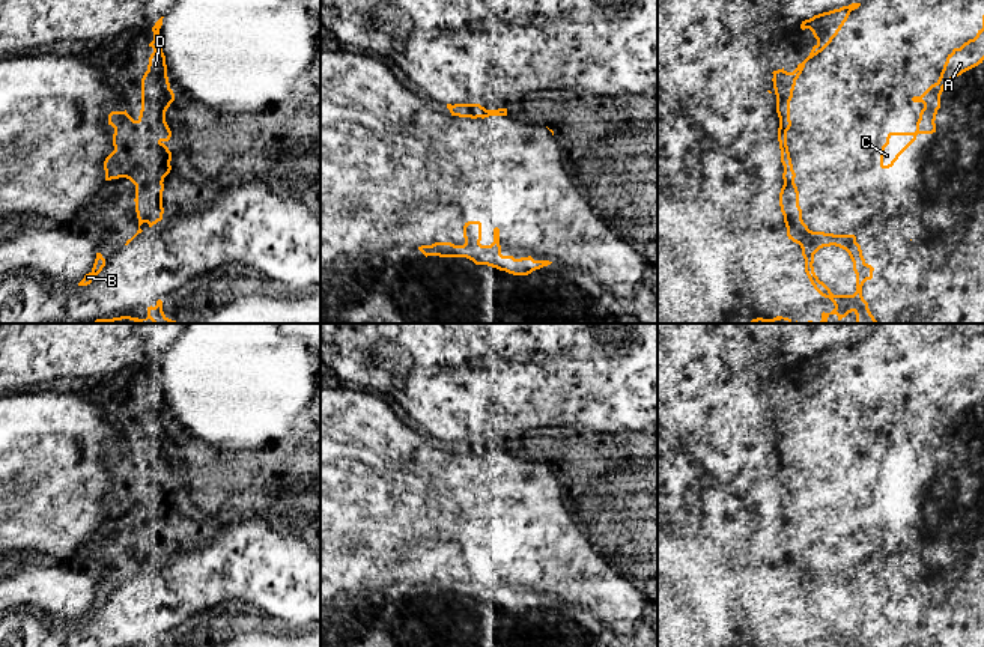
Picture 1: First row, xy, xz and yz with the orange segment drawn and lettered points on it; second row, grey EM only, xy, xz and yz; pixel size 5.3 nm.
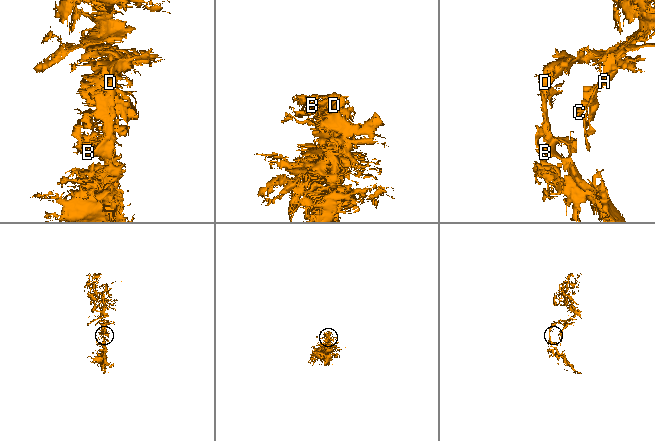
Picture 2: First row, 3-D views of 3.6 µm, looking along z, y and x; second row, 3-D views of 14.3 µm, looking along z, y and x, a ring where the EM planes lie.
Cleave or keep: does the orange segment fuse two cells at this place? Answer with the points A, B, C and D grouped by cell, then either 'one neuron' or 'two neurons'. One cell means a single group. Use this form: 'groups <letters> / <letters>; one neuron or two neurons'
groups A C D / B; two neurons

